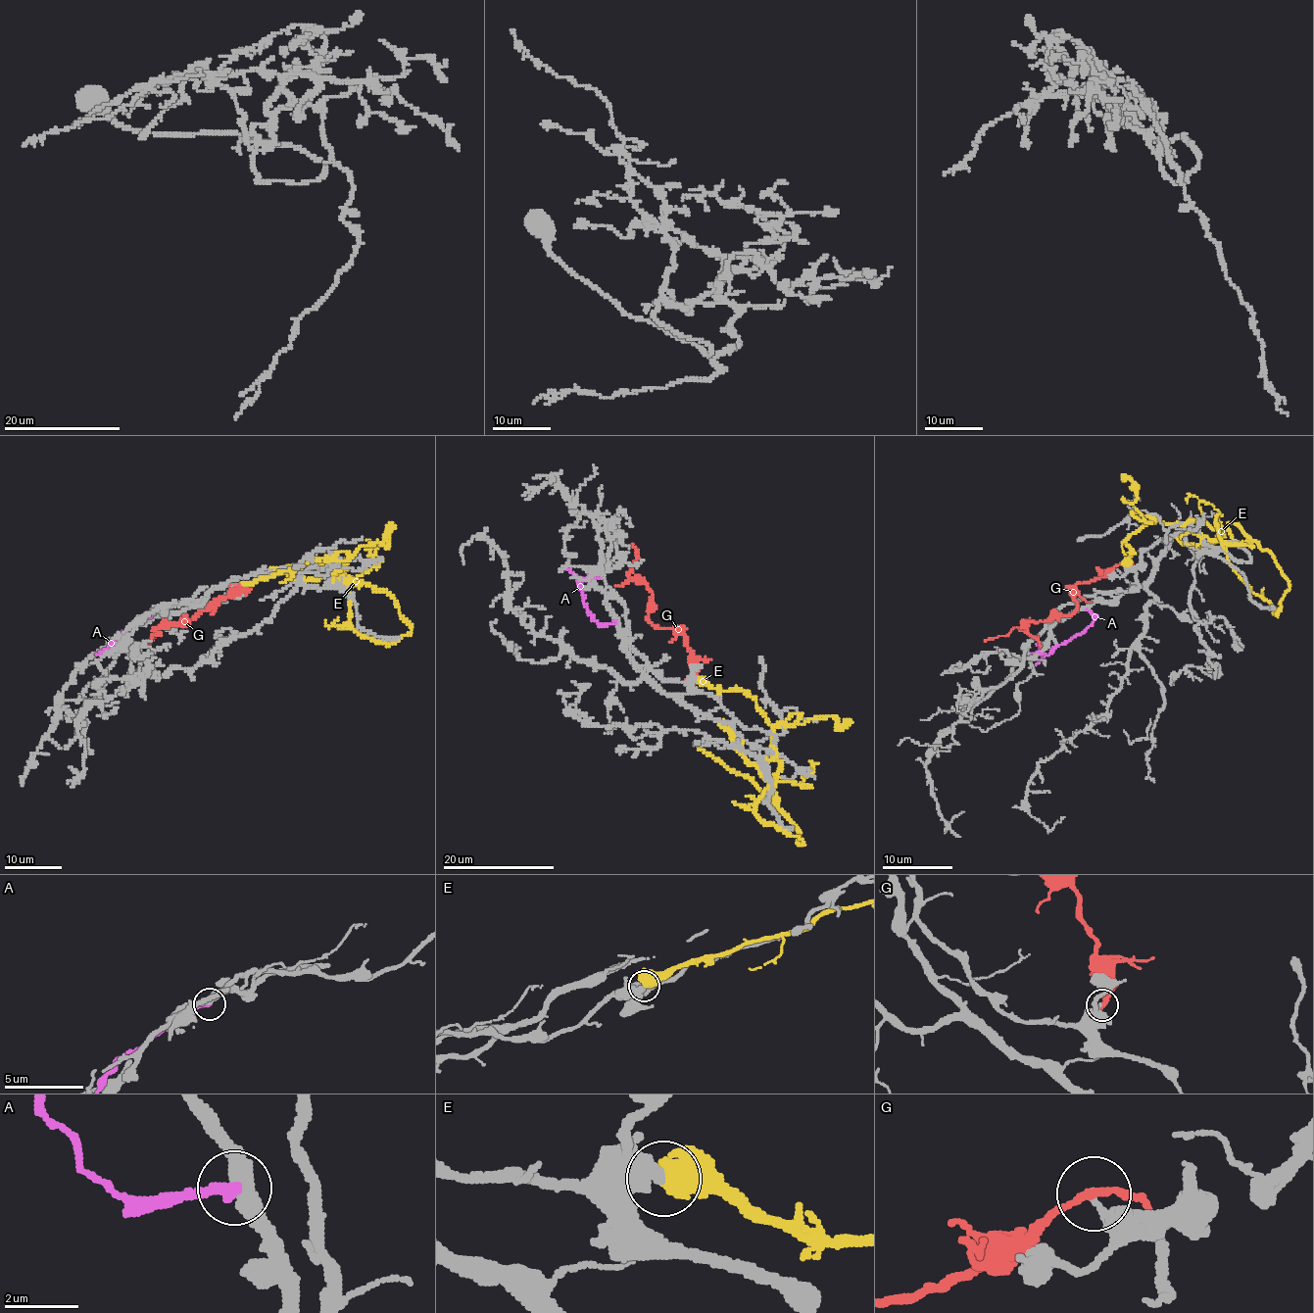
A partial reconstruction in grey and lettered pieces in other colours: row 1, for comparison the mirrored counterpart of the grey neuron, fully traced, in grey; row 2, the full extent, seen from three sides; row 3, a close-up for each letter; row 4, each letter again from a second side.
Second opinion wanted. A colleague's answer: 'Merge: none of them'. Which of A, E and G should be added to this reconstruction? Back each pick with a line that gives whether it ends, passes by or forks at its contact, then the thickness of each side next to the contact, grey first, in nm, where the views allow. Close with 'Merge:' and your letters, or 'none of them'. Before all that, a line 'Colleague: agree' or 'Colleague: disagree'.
Colleague: agree
Merge: none of them

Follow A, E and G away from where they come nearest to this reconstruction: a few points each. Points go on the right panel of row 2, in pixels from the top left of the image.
A: (1087, 609), (1094, 618), (1081, 633), (1057, 645), (1046, 656), (1042, 653), (1037, 640)
E: (1129, 564), (1123, 542), (1131, 533), (1156, 521), (1204, 519), (1275, 559), (1289, 589), (1280, 607)
G: (1122, 562), (1076, 585), (1073, 599), (1078, 605), (1071, 614), (1027, 622), (1027, 632), (1015, 627), (984, 642)

